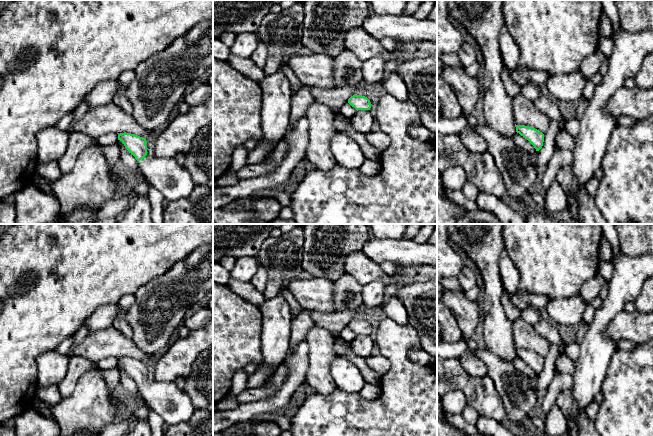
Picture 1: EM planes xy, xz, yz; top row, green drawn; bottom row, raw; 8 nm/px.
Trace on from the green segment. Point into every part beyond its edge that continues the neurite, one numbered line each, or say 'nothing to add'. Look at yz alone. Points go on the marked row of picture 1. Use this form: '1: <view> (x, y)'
nothing to add

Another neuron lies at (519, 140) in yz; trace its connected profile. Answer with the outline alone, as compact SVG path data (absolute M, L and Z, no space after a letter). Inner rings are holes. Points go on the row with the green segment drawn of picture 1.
M516 132L514 136L512 137L512 140L517 146L524 149L528 154L530 154L533 157L536 157L538 151L527 139L525 139L519 133Z

